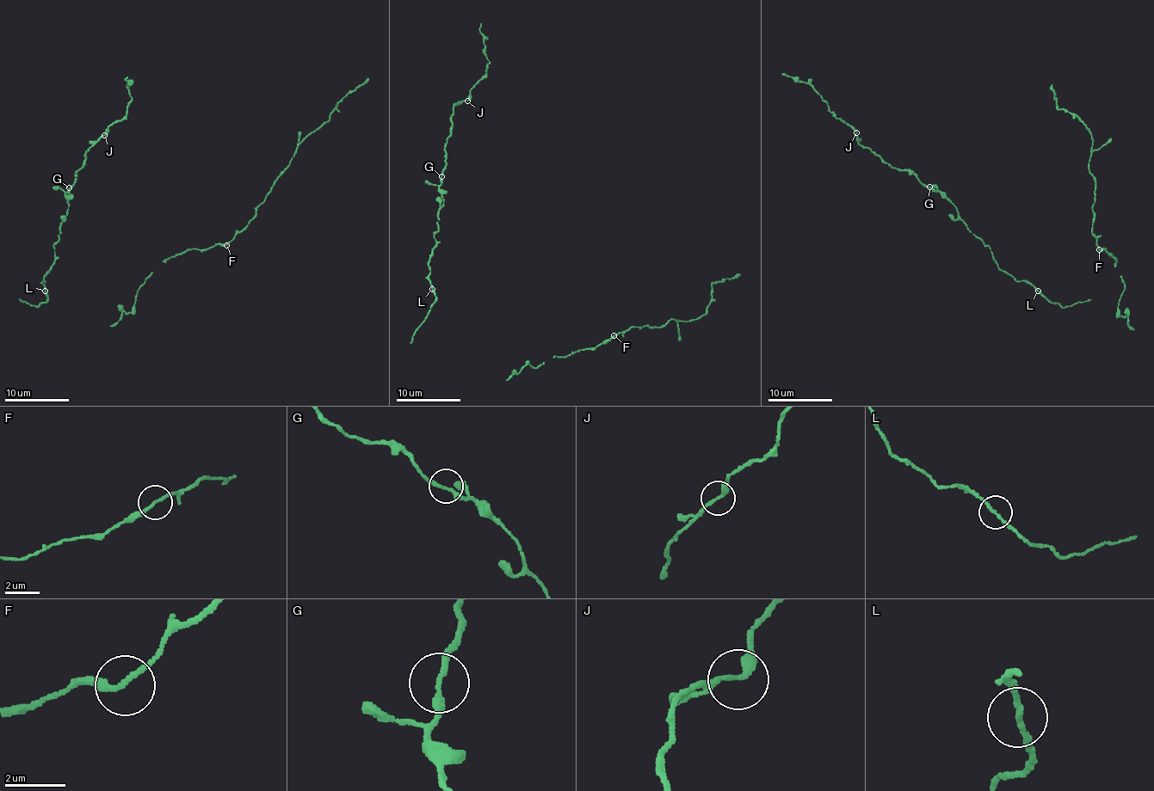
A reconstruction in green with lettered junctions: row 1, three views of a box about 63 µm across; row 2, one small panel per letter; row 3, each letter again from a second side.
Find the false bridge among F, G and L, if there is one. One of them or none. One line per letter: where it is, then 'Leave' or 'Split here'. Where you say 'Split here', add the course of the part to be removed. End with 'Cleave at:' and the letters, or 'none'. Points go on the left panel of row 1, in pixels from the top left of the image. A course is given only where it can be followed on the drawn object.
F: Place: (226, 245). Leave
G: Place: (69, 187). Leave
L: Place: (45, 291). Leave
Cleave at: none

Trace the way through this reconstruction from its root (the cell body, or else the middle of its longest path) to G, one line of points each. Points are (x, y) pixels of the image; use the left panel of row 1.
G: (49, 300), (43, 281), (54, 261), (53, 245), (58, 241), (61, 220), (66, 216), (69, 187)

